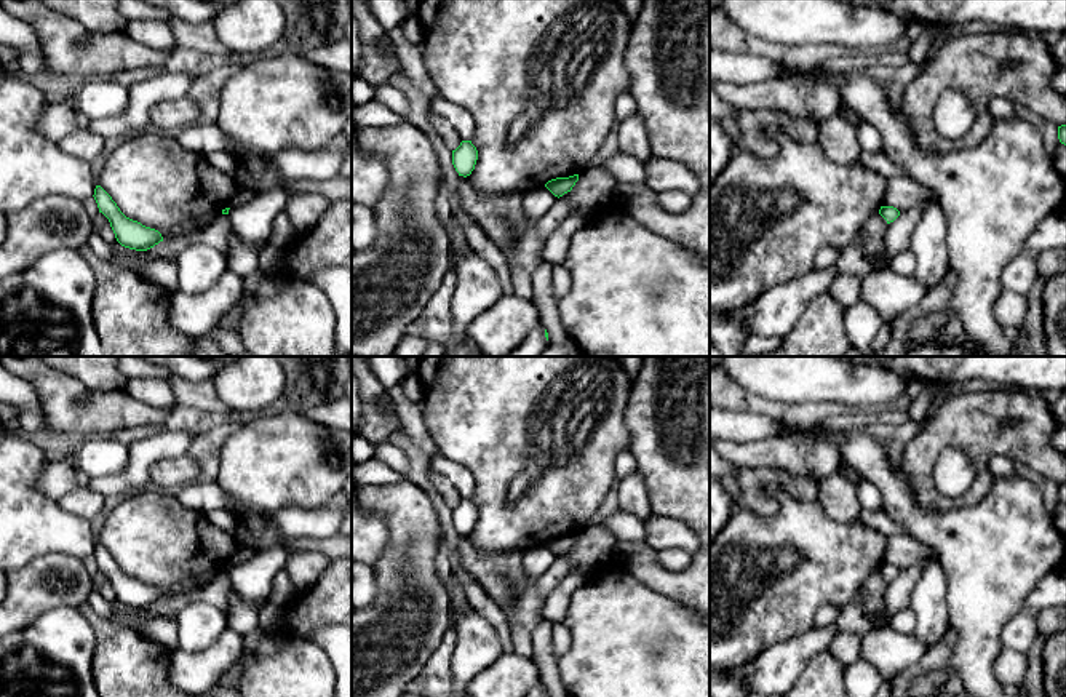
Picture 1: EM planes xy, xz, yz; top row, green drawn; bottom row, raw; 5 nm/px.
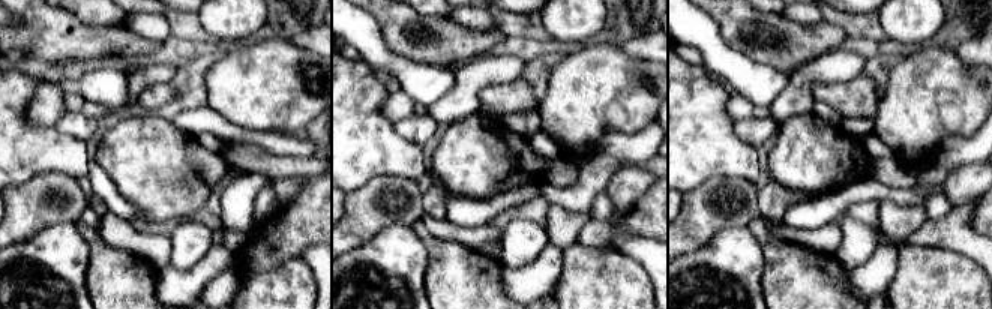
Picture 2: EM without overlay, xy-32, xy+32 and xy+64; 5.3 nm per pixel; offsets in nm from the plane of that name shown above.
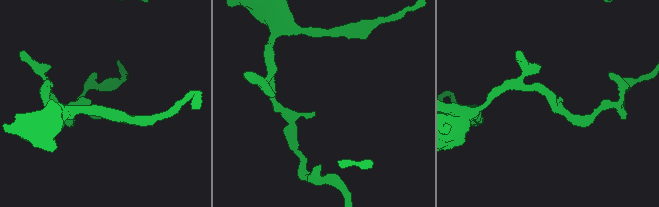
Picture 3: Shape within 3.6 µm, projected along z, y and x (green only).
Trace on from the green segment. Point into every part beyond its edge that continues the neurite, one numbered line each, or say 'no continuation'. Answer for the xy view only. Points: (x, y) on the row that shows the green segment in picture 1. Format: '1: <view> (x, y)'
1: xy (251, 223)

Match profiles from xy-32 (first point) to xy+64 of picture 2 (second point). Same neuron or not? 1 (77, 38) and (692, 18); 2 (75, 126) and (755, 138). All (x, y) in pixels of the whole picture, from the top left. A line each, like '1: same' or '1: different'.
1: different
2: same

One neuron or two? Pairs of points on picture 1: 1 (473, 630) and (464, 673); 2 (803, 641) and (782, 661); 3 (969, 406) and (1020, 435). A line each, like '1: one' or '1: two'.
1: one
2: one
3: one

